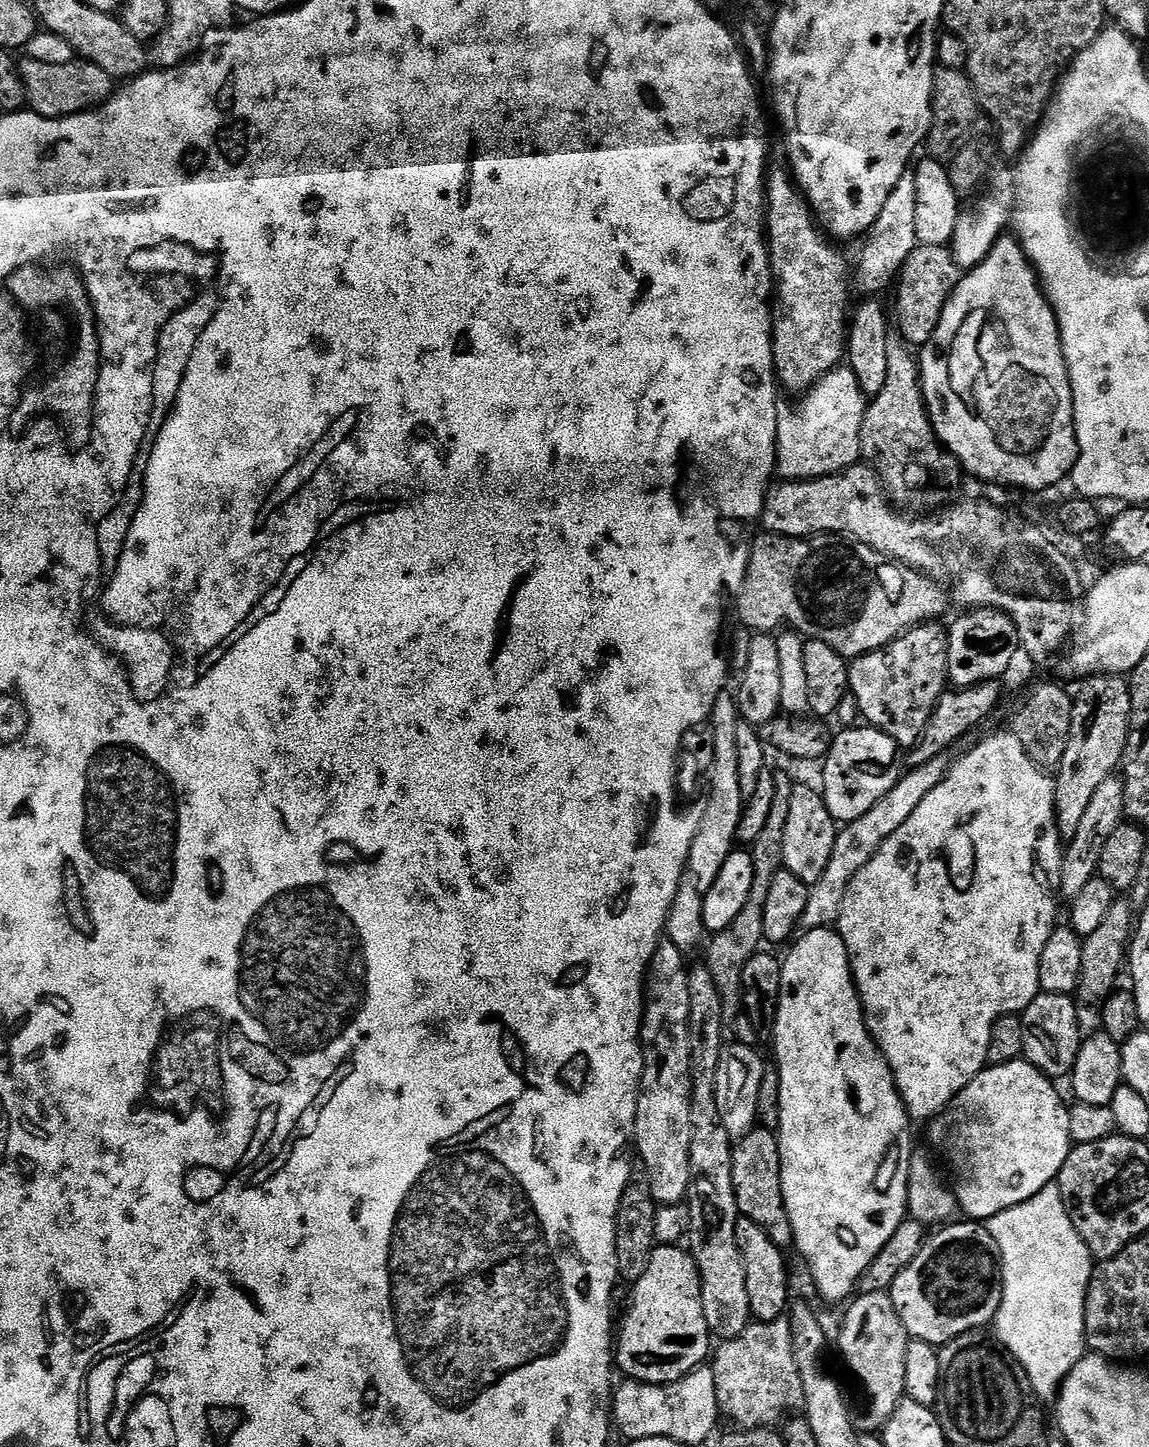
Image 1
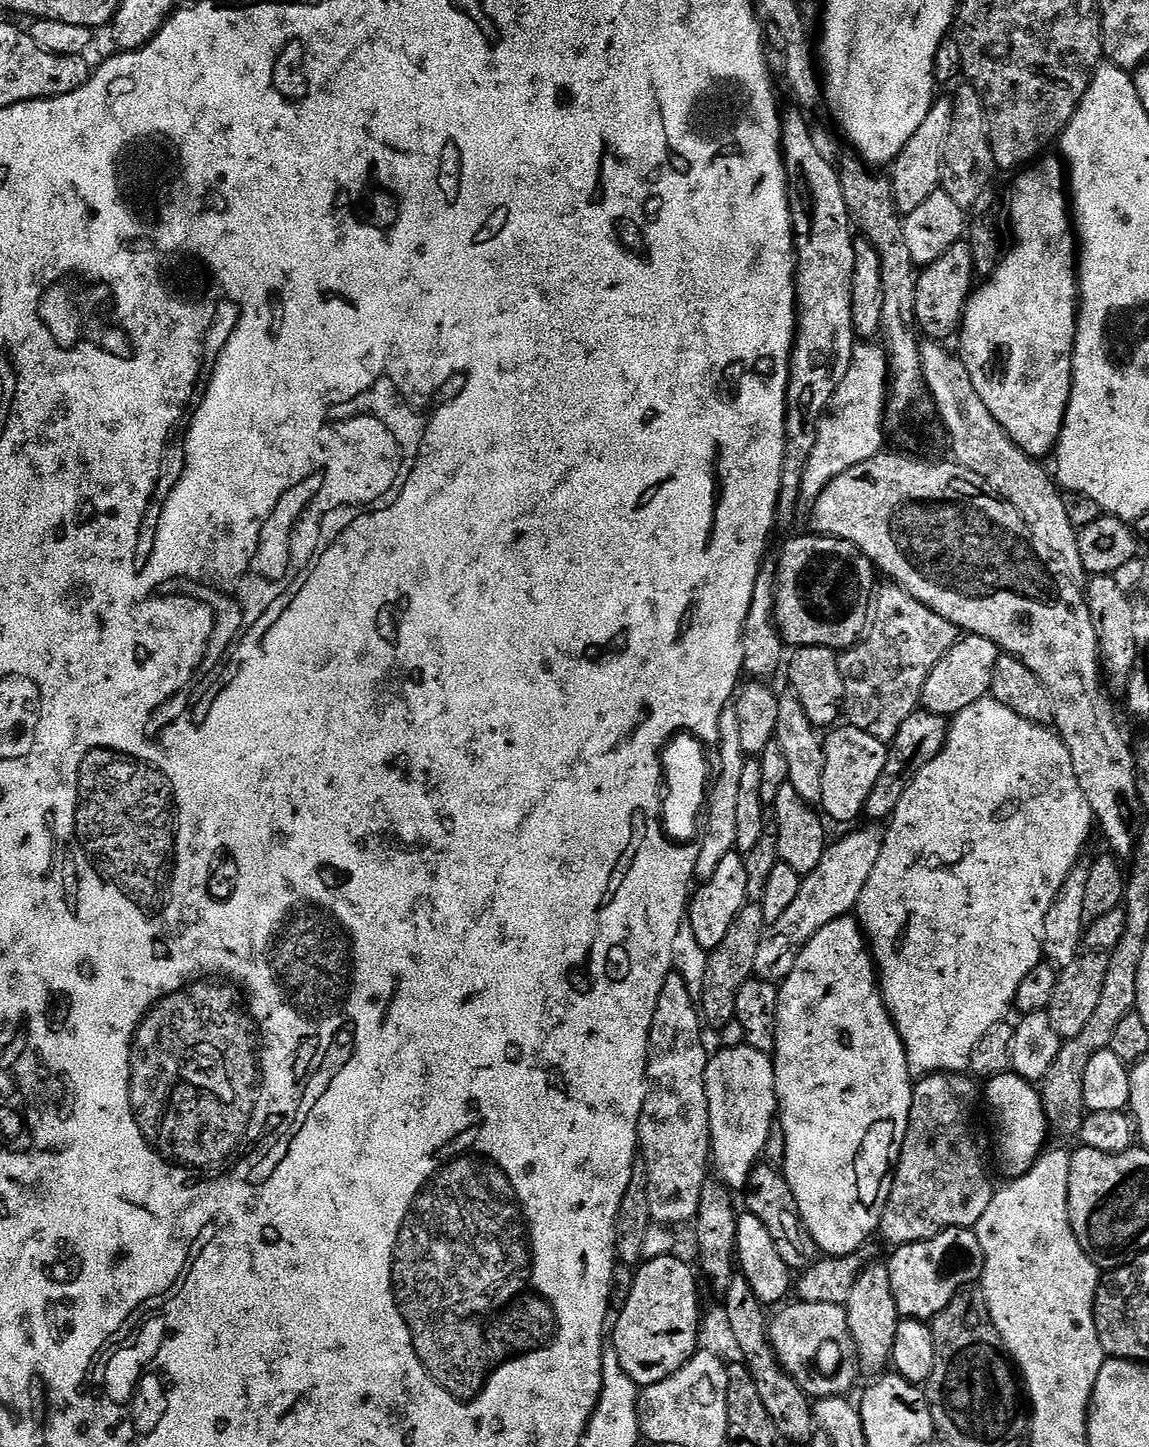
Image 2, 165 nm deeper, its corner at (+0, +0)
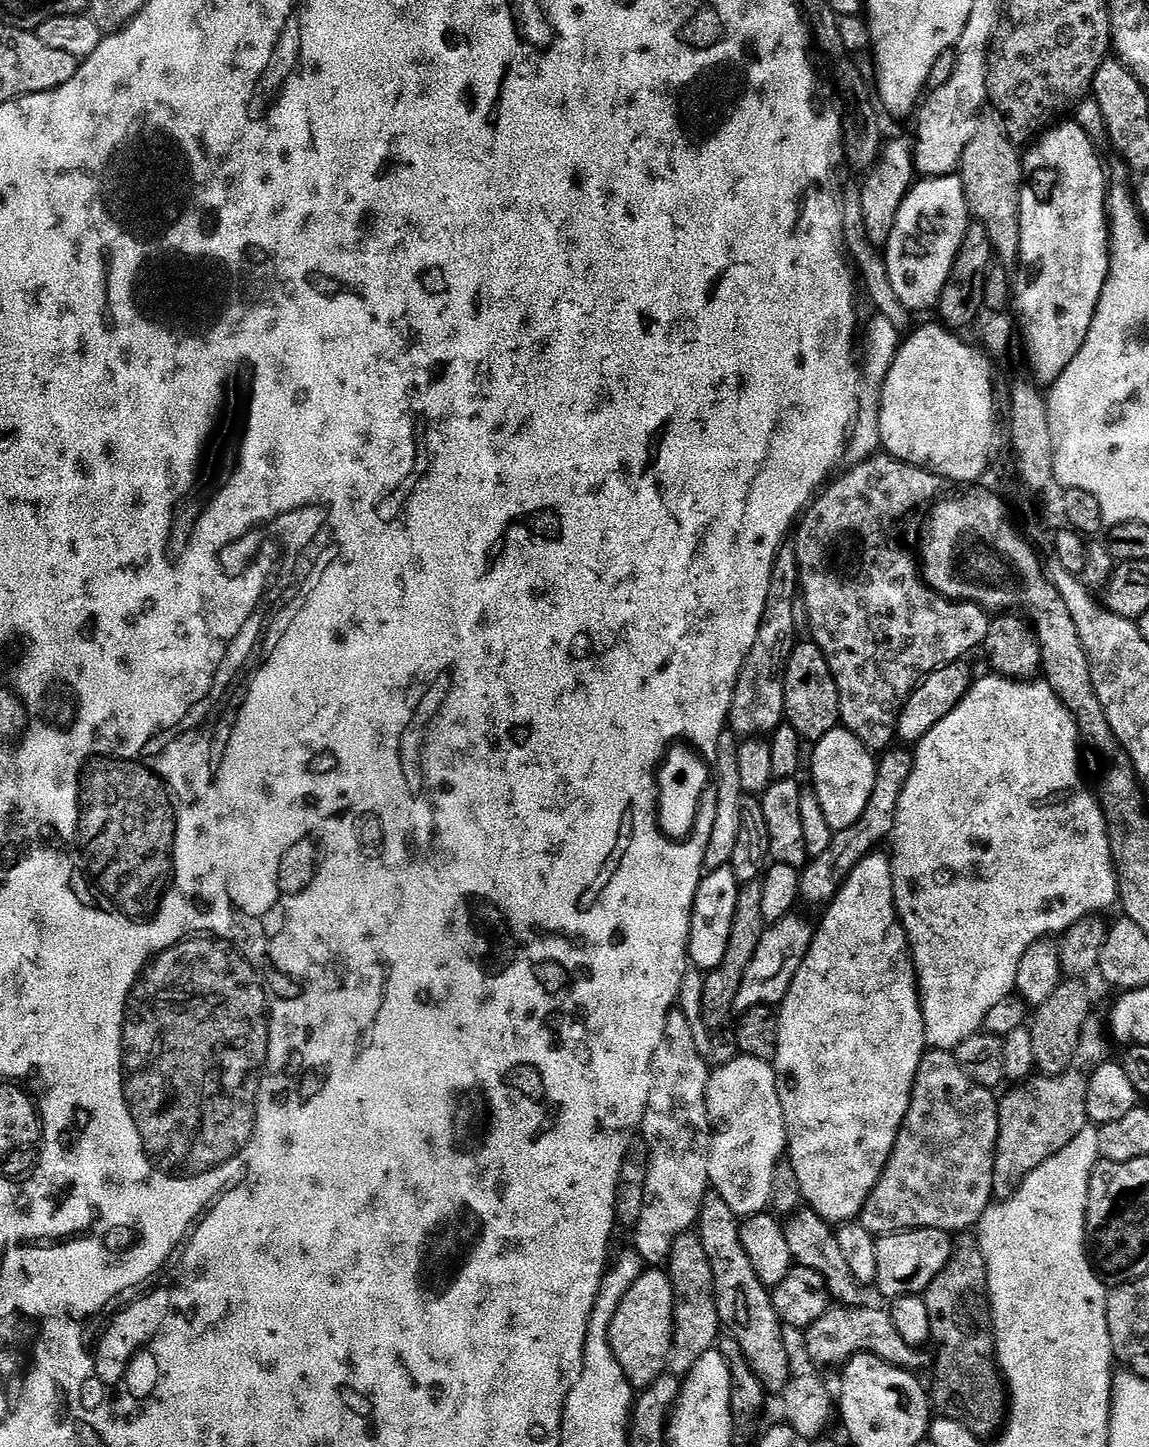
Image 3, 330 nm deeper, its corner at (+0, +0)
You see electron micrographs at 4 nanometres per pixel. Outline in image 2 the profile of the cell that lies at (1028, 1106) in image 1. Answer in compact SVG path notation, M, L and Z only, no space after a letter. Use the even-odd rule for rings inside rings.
M1011 1070L1003 1072L1001 1076L991 1077L987 1084L988 1104L992 1107L997 1122L1000 1123L1000 1164L1009 1172L1009 1177L1024 1176L1036 1165L1045 1151L1044 1143L1048 1140L1048 1132L1050 1133L1048 1115L1044 1109L1044 1100L1040 1096L1040 1088L1033 1081L1023 1080Z

